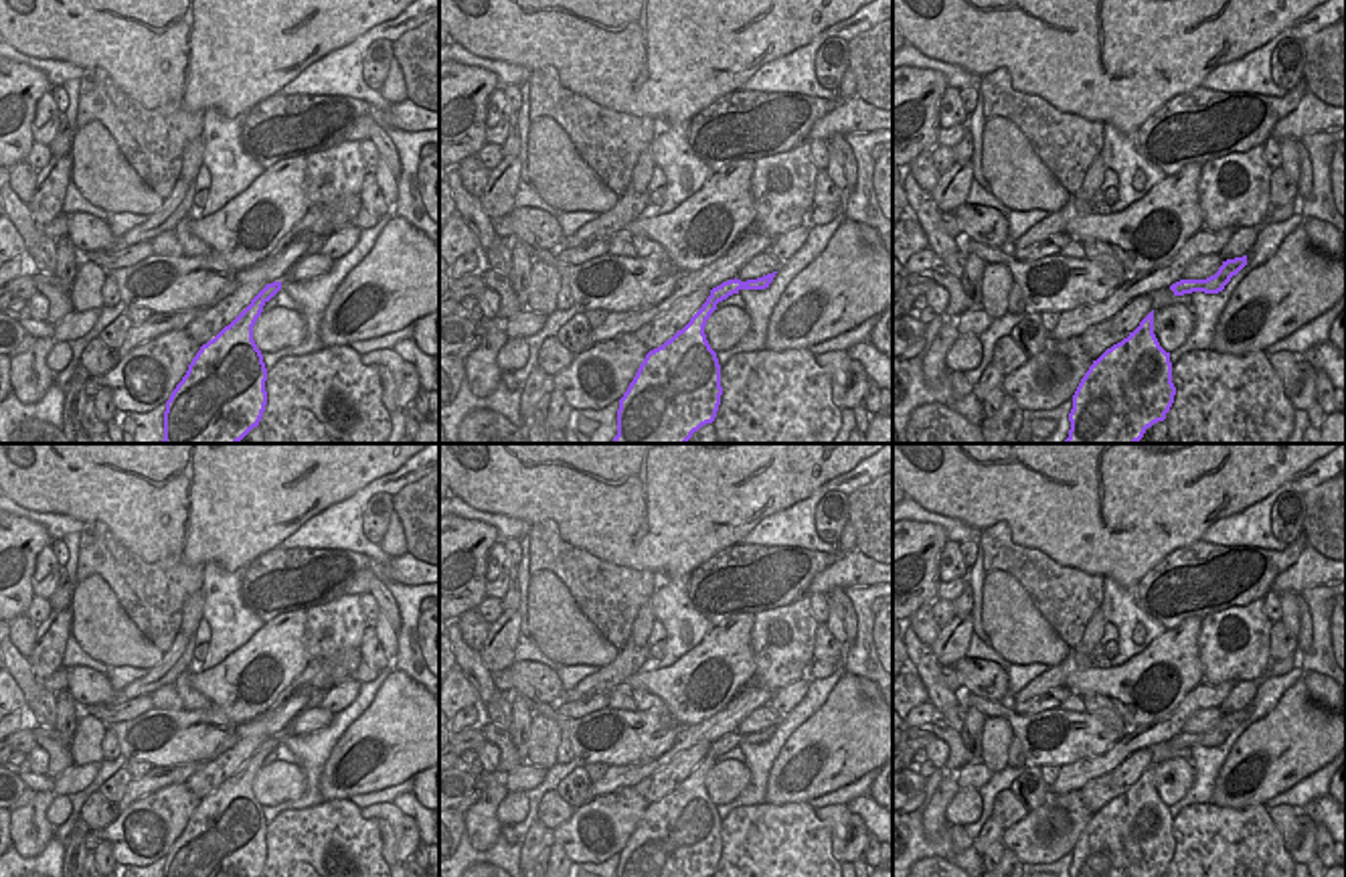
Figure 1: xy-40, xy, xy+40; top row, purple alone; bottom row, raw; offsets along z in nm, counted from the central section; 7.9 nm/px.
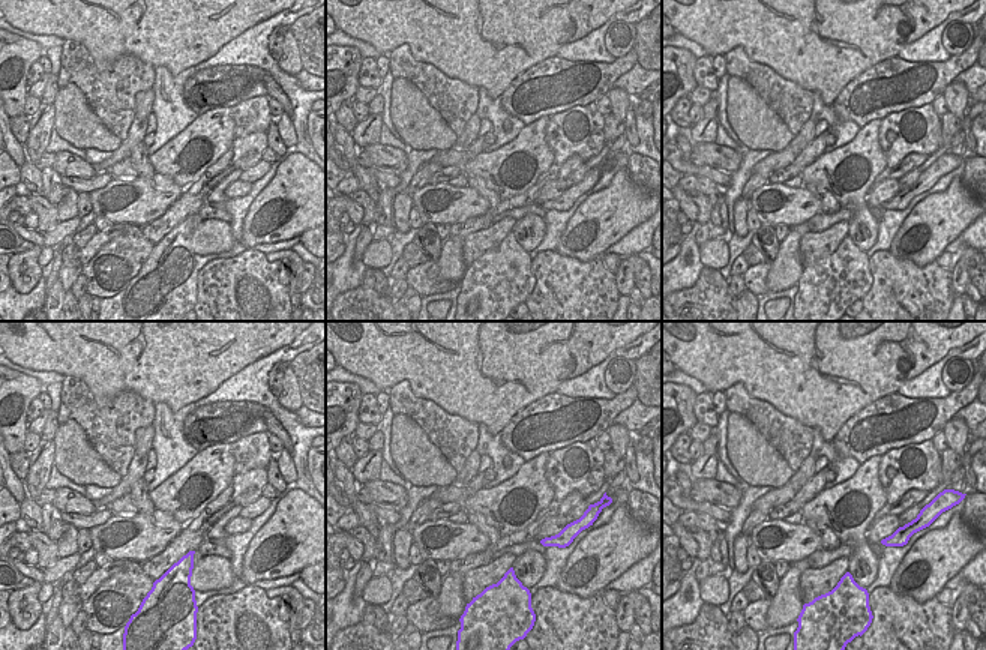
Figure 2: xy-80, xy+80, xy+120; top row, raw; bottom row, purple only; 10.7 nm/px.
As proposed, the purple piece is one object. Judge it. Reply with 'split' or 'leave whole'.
leave whole

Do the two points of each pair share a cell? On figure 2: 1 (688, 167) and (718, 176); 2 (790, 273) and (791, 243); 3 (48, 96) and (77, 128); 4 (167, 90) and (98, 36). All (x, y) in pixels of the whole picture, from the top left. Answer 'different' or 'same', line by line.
1: same
2: same
3: different
4: different

